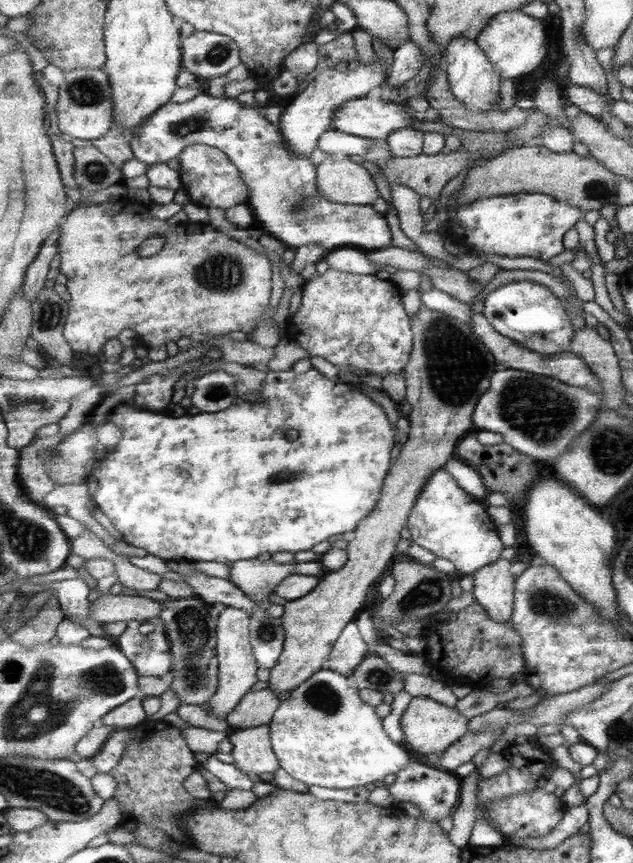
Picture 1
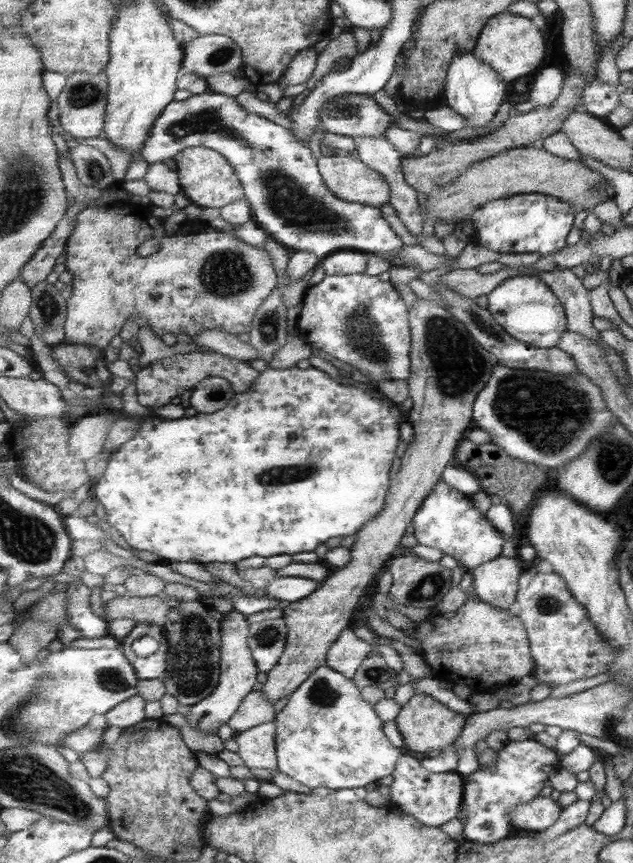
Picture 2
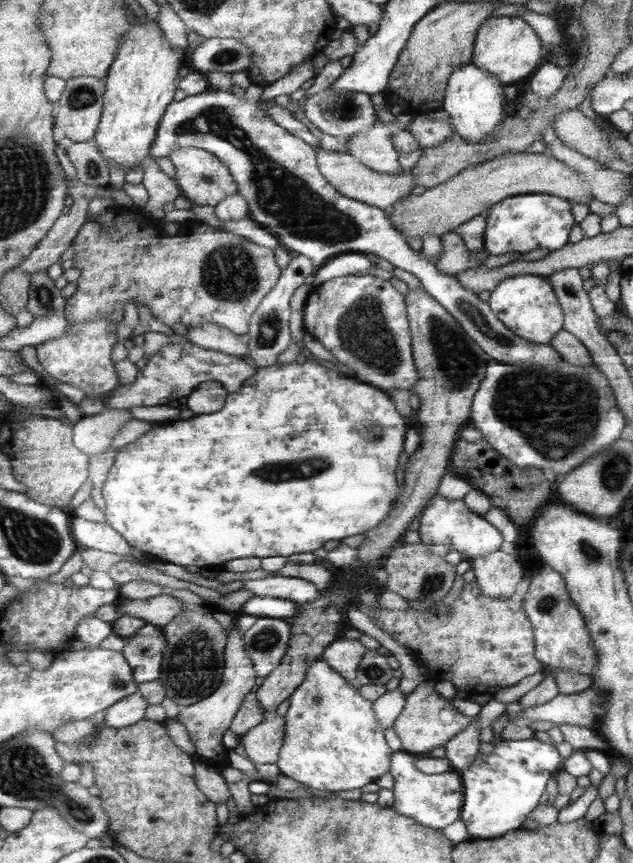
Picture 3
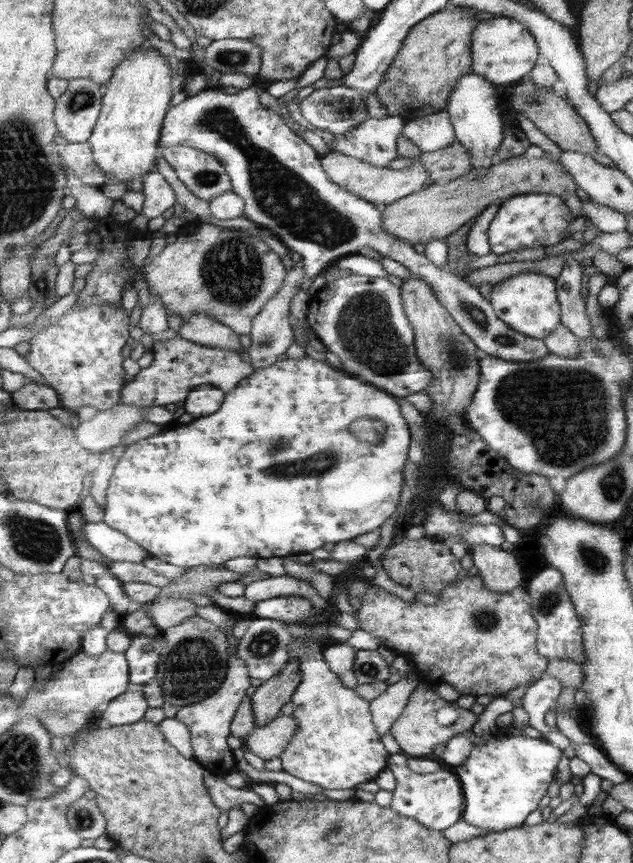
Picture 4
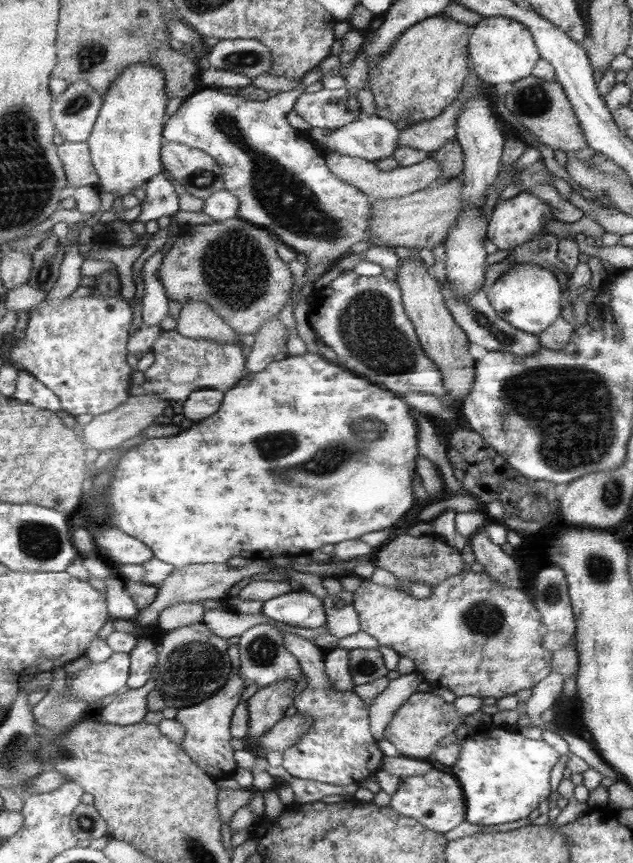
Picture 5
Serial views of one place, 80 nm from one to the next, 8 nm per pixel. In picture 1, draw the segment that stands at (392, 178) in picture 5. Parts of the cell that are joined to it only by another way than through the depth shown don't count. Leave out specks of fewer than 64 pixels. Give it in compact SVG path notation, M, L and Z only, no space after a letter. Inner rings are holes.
M342 155L329 156L318 166L318 191L345 205L371 205L379 196L369 172Z

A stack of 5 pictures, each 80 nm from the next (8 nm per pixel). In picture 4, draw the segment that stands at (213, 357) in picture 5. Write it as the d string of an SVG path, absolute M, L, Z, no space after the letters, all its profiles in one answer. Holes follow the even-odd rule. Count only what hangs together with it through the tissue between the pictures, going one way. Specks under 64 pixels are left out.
M181 336L154 344L154 361L122 388L122 404L131 406L167 406L185 402L202 384L213 385L226 393L233 392L242 380L251 376L256 368L245 362L239 352L222 350L191 342Z

